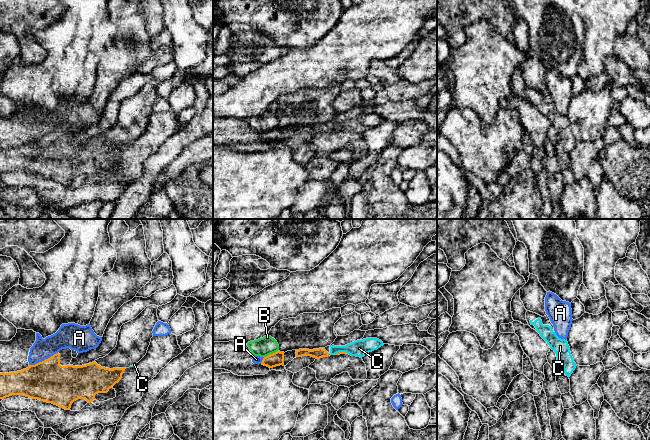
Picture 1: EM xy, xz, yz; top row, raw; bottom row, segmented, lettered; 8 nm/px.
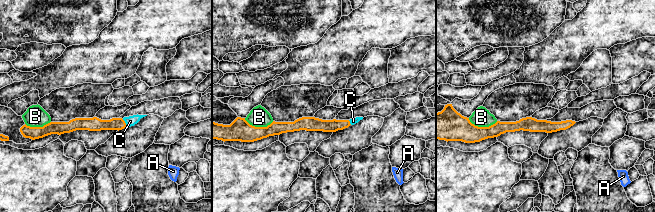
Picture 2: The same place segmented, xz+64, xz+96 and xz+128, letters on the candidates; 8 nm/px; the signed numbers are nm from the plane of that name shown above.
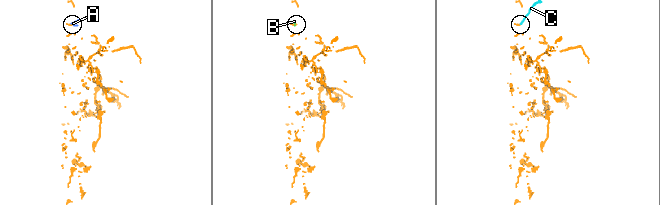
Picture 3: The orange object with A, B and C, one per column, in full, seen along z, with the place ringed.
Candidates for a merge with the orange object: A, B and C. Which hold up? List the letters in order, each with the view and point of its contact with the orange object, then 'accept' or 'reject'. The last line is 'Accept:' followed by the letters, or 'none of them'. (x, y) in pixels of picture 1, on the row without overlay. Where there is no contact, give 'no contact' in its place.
A: xy (44, 136) | reject
B: xz (270, 130) | reject
C: xz (340, 128) | accept
Accept: C

